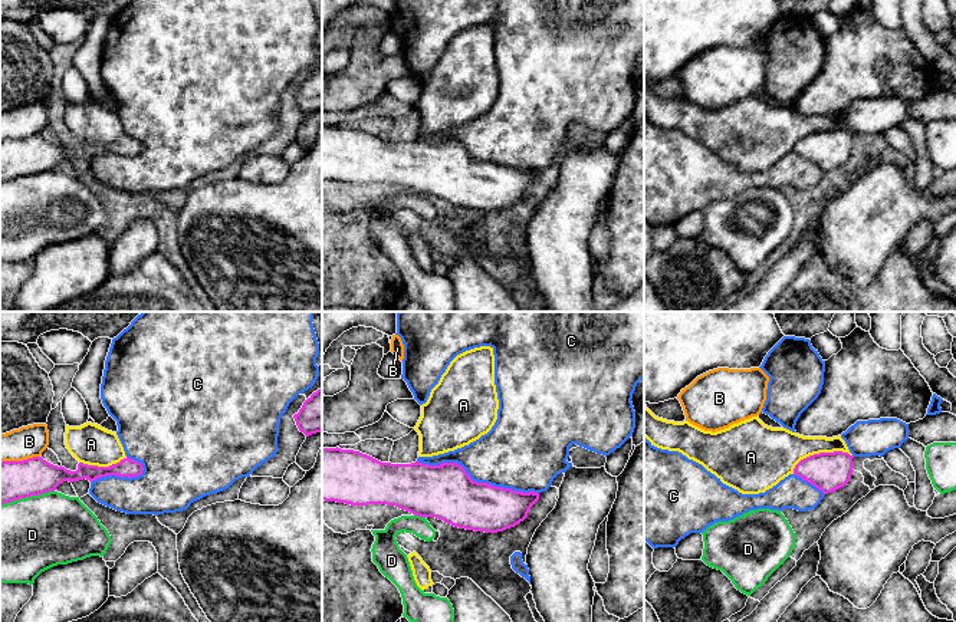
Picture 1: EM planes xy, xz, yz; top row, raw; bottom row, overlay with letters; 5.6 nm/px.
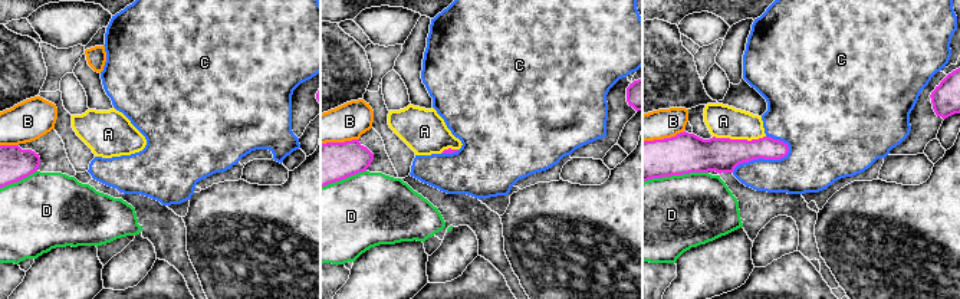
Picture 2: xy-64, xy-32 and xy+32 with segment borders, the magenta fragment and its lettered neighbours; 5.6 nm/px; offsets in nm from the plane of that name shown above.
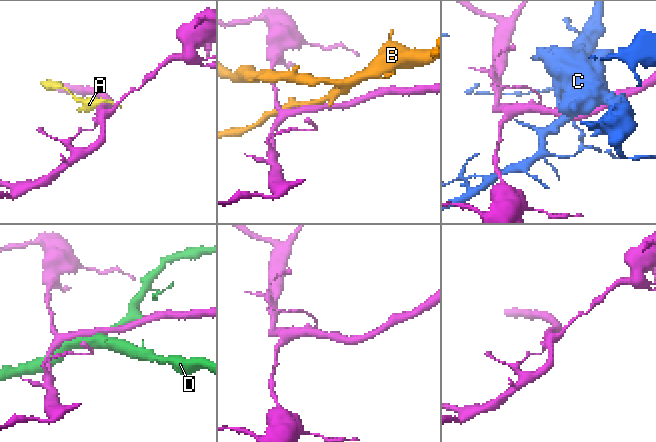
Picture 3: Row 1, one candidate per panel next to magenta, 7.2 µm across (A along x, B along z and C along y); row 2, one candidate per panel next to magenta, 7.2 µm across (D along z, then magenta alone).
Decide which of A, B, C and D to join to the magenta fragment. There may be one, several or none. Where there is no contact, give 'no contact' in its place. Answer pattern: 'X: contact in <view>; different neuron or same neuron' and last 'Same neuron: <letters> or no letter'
A: contact in yz; different neuron
B: contact in xy; different neuron
C: contact in xz; different neuron
D: contact in xy; different neuron
Same neuron: no letter

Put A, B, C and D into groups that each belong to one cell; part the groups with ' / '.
A / B / C / D

